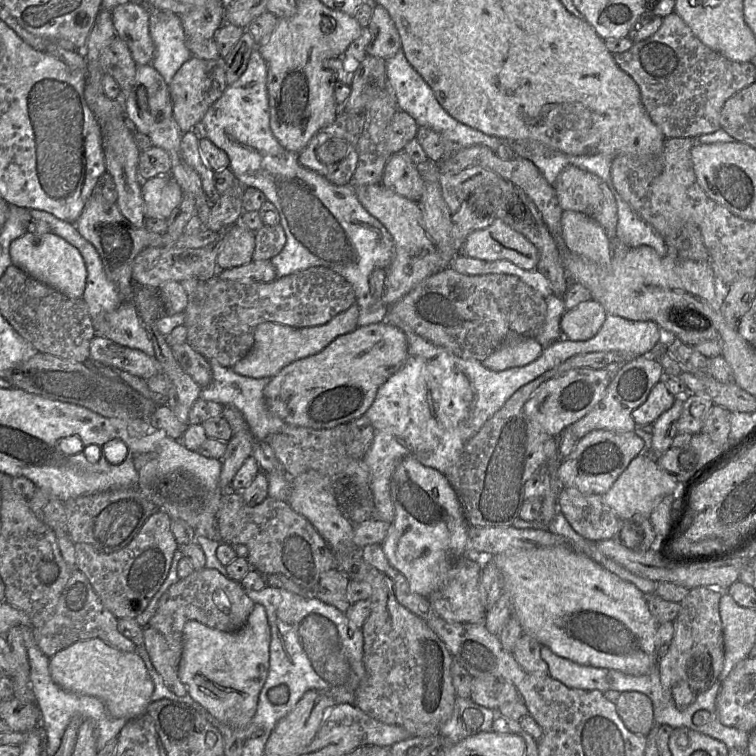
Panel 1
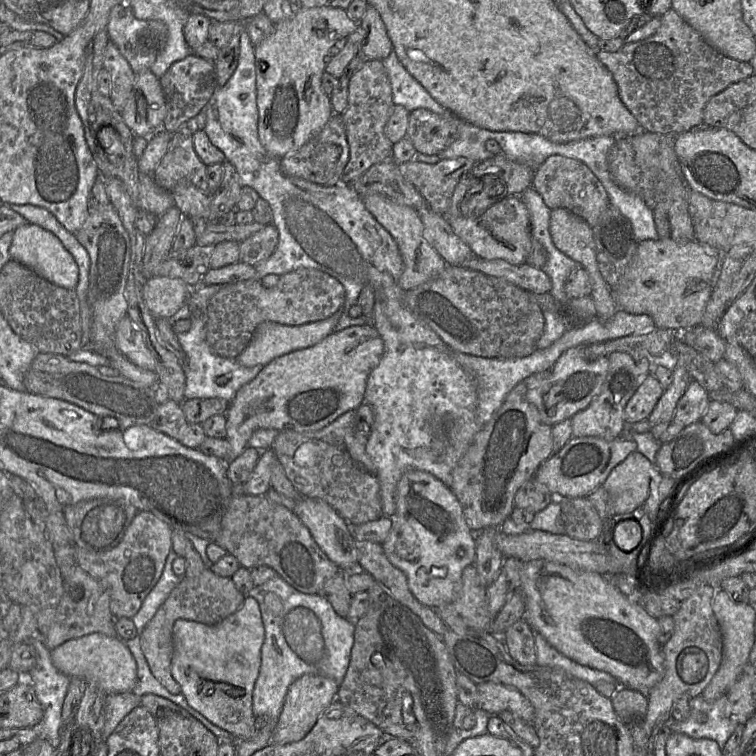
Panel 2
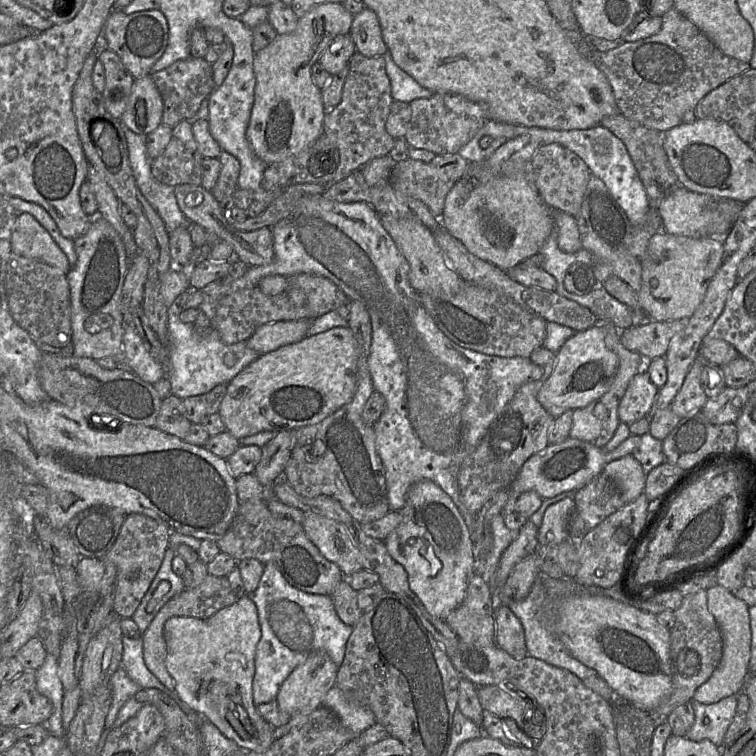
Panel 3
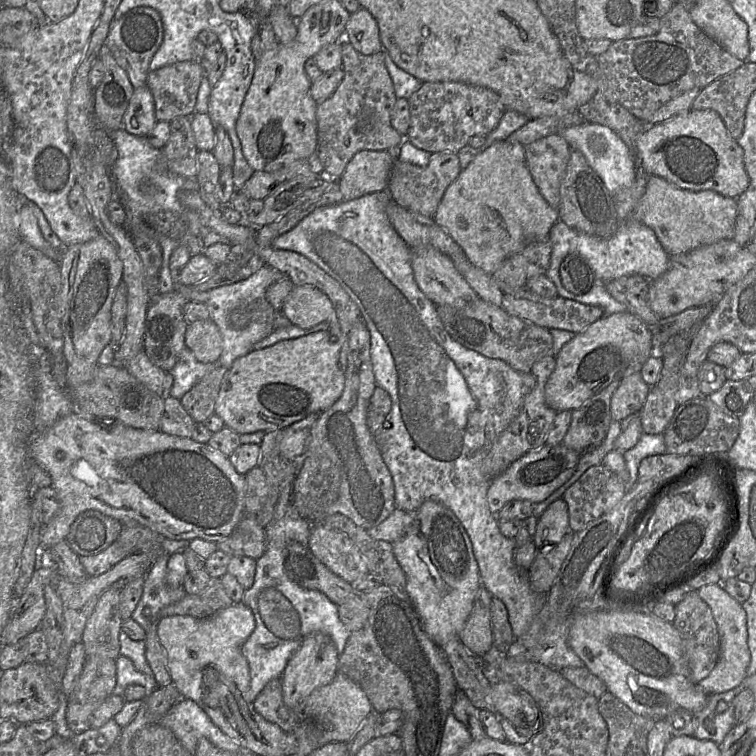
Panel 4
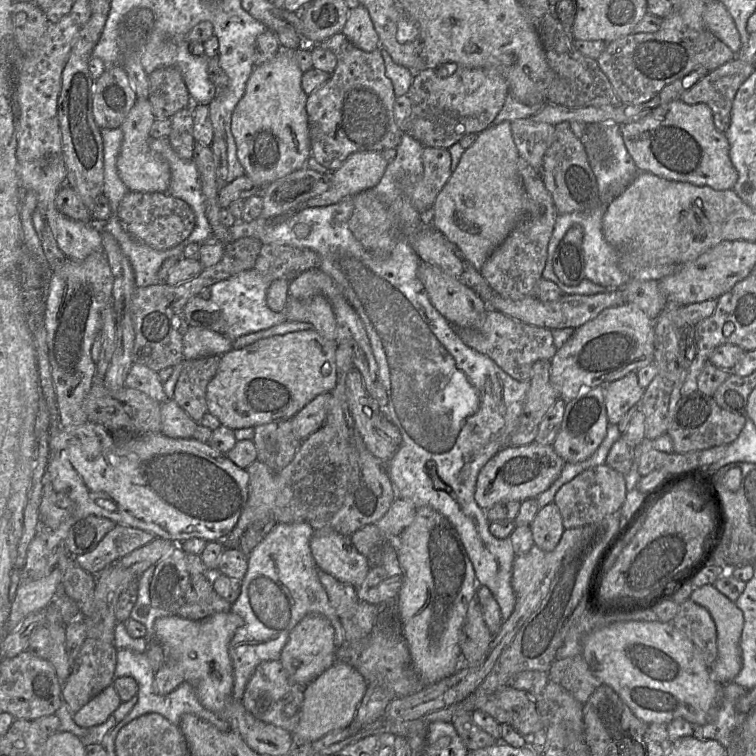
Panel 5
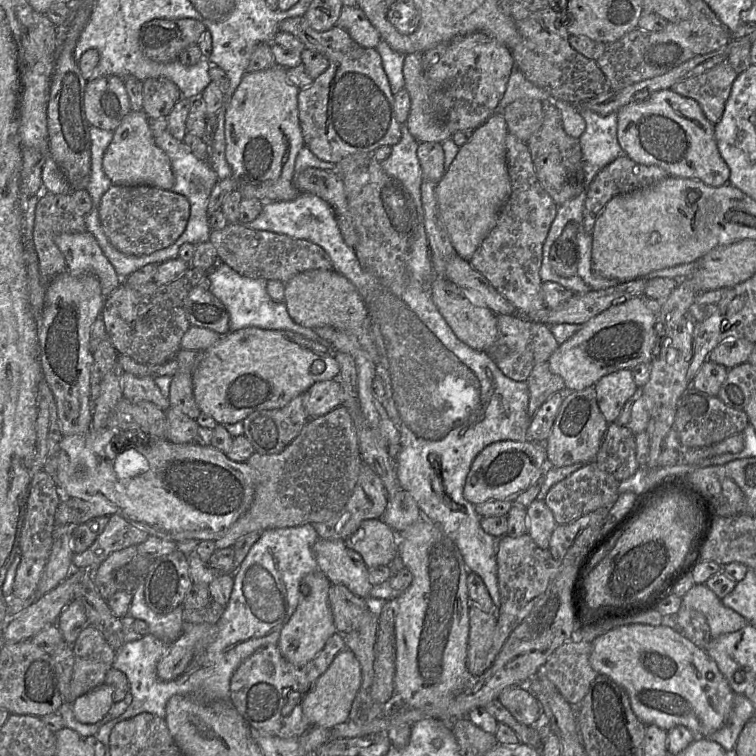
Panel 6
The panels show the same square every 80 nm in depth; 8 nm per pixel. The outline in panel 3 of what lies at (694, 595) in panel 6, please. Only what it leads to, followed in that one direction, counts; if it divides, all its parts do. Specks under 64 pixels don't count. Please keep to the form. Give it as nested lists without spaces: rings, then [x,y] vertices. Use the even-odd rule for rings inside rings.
[[[719,584],[706,591],[708,609],[721,632],[722,657],[709,679],[697,688],[693,700],[712,704],[743,690],[748,677],[748,664],[751,657],[751,626],[749,606],[746,602],[735,597],[733,593]]]

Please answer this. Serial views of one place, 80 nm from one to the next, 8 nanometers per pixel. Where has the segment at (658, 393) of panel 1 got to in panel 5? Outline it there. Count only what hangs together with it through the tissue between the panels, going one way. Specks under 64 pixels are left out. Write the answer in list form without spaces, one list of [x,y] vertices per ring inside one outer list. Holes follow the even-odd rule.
[[[635,371],[608,383],[605,390],[608,422],[619,423],[625,413],[641,400],[643,394],[644,389],[639,385]]]

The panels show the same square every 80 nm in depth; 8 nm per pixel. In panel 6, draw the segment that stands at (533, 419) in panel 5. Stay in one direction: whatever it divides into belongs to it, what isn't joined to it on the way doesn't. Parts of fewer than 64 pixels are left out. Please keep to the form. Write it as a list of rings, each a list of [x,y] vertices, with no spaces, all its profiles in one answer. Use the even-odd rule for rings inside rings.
[[[548,363],[536,365],[526,382],[529,389],[528,414],[531,419],[551,395],[567,391],[563,379],[551,372]]]

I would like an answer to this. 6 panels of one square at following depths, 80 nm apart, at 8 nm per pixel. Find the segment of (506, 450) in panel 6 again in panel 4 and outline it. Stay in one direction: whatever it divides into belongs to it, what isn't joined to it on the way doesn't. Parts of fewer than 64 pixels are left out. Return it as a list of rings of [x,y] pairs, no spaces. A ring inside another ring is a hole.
[[[562,443],[544,444],[528,451],[511,463],[498,477],[489,482],[486,500],[490,512],[497,514],[511,500],[529,500],[534,504],[545,500],[570,479],[580,456],[578,452]]]

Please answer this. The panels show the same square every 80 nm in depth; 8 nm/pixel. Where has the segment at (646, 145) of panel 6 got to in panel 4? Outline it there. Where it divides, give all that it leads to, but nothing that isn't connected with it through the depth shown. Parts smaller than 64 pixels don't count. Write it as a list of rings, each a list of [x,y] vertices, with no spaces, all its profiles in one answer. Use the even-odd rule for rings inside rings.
[[[691,109],[660,123],[647,125],[636,141],[637,164],[642,172],[659,176],[689,191],[712,190],[737,199],[750,183],[744,150],[712,109]]]

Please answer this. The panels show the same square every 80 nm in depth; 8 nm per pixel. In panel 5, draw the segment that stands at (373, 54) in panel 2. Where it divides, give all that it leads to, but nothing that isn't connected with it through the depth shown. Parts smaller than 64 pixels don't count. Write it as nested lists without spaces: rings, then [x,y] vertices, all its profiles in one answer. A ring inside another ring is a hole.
[[[362,5],[349,10],[342,32],[354,46],[363,51],[371,52],[381,47],[369,12]]]

